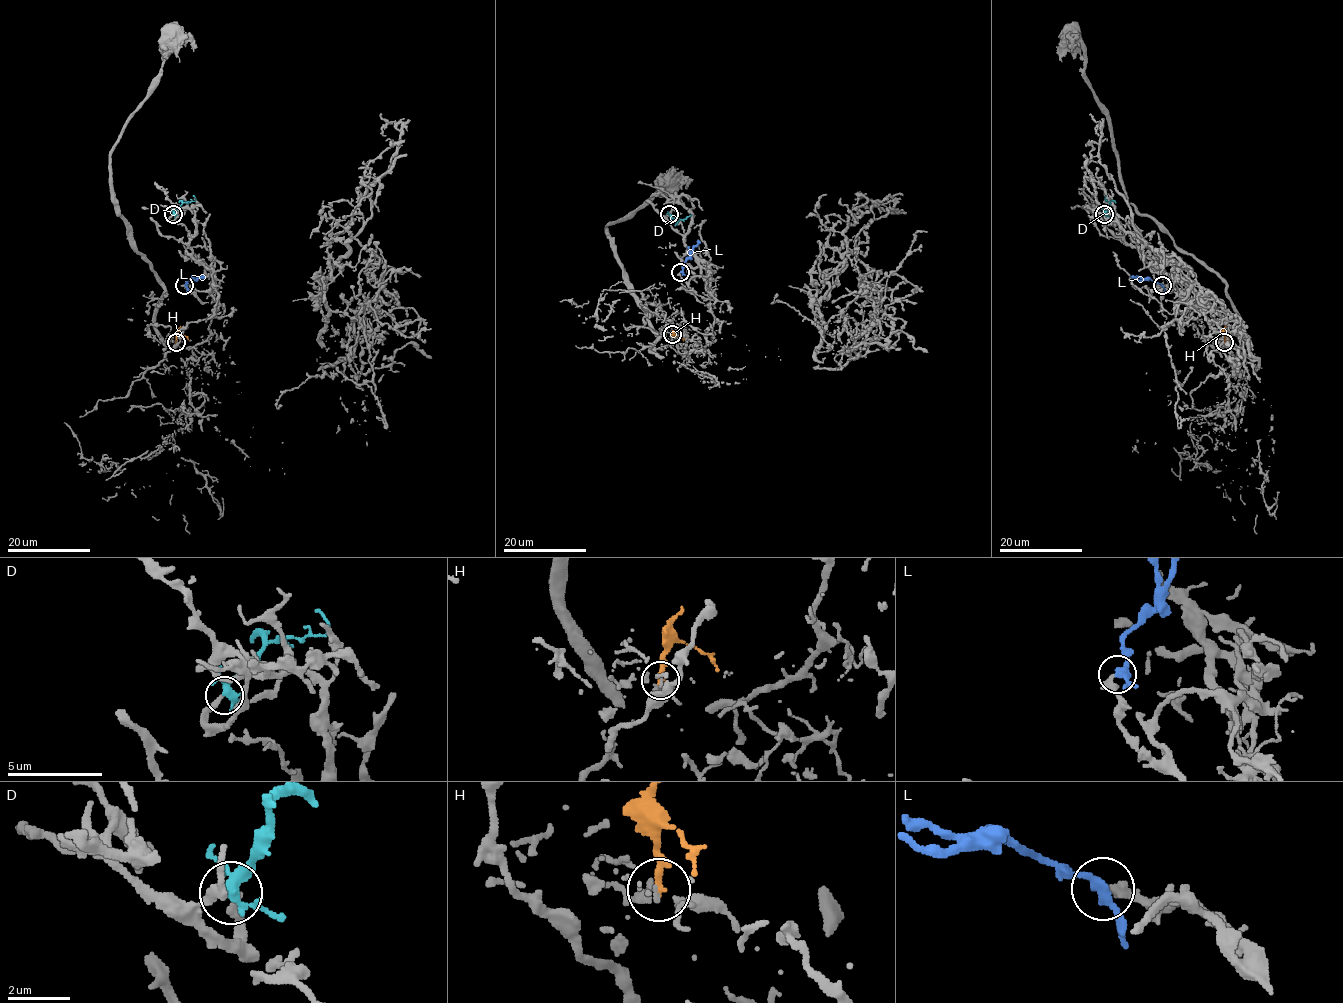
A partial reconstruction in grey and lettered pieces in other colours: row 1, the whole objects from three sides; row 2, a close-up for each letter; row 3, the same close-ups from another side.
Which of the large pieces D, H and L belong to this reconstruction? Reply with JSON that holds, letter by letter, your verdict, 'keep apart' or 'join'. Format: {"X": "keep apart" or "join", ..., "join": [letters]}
{"D": "keep apart", "H": "keep apart", "L": "join", "join": ["L"]}

